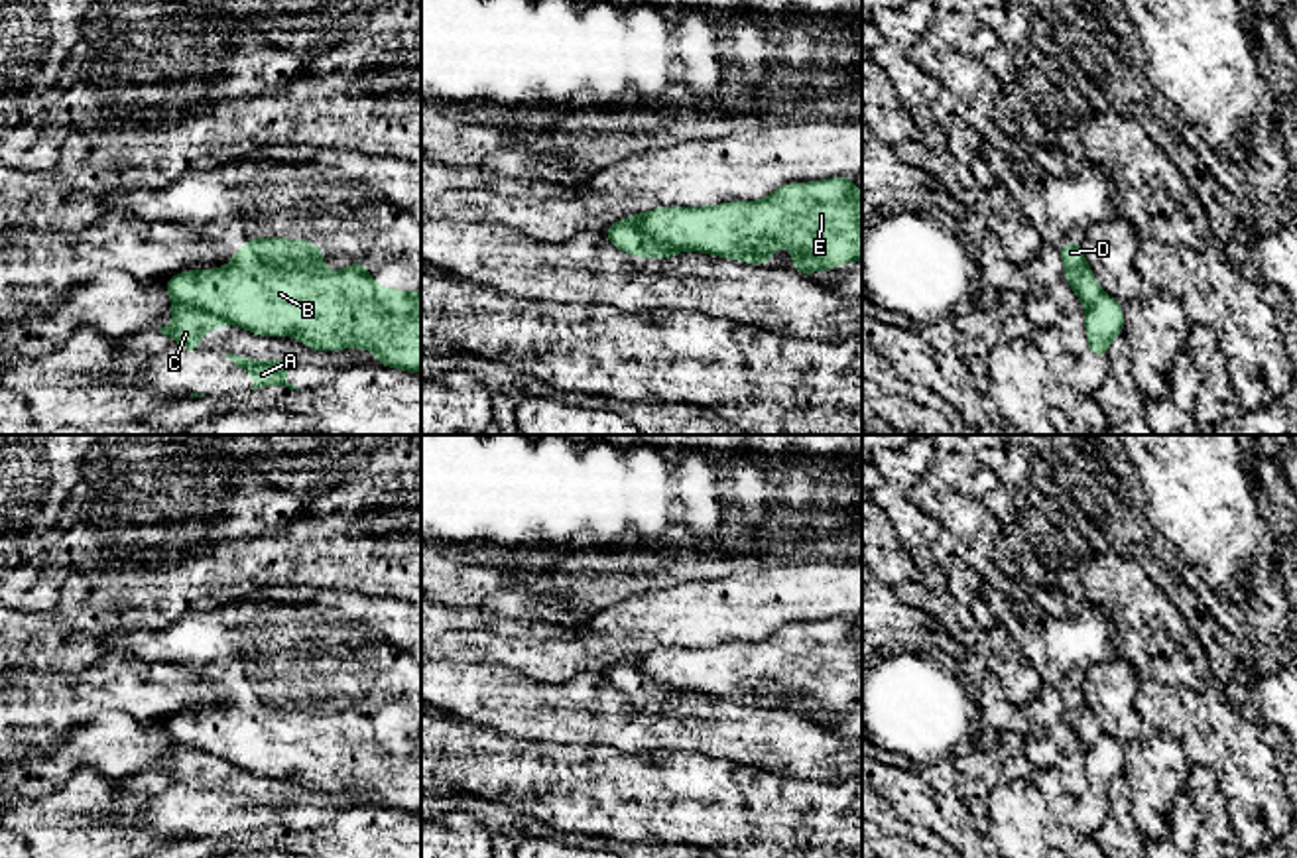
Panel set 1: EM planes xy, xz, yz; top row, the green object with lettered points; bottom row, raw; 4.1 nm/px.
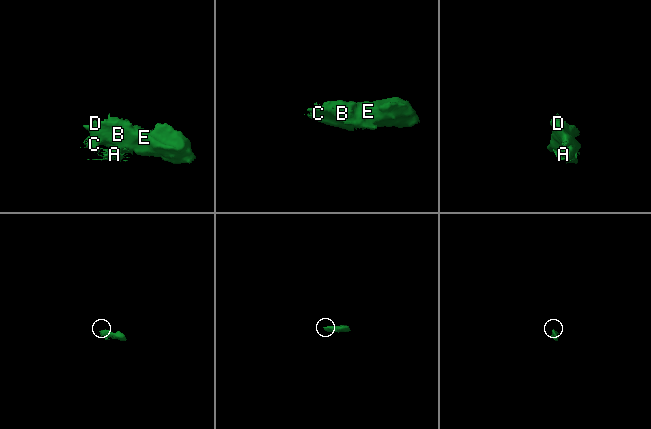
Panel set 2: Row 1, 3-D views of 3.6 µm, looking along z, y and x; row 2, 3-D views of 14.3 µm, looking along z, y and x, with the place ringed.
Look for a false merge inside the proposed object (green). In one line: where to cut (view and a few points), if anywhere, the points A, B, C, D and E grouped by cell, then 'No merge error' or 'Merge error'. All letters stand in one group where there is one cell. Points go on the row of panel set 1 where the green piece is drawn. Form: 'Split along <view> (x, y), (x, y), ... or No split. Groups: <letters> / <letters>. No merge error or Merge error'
Split along xz (624, 219), (656, 241), (683, 250). Groups: A C / B D E. Merge error

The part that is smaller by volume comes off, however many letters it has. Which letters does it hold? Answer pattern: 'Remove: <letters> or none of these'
Remove: A, C

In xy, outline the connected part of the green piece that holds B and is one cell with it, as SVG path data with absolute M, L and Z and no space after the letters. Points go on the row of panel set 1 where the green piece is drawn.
M248 238L228 266L187 270L169 276L163 287L171 301L205 309L254 335L293 335L319 350L374 350L380 366L421 372L421 291L376 285L370 268L358 260L335 276L321 266L325 258L311 240Z

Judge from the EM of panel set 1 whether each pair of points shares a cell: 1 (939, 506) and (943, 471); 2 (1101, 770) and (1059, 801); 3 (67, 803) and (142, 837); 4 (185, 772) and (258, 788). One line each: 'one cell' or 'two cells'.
1: two cells
2: one cell
3: one cell
4: one cell

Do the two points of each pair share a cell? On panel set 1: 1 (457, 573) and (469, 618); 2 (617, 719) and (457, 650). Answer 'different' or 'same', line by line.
1: different
2: different

